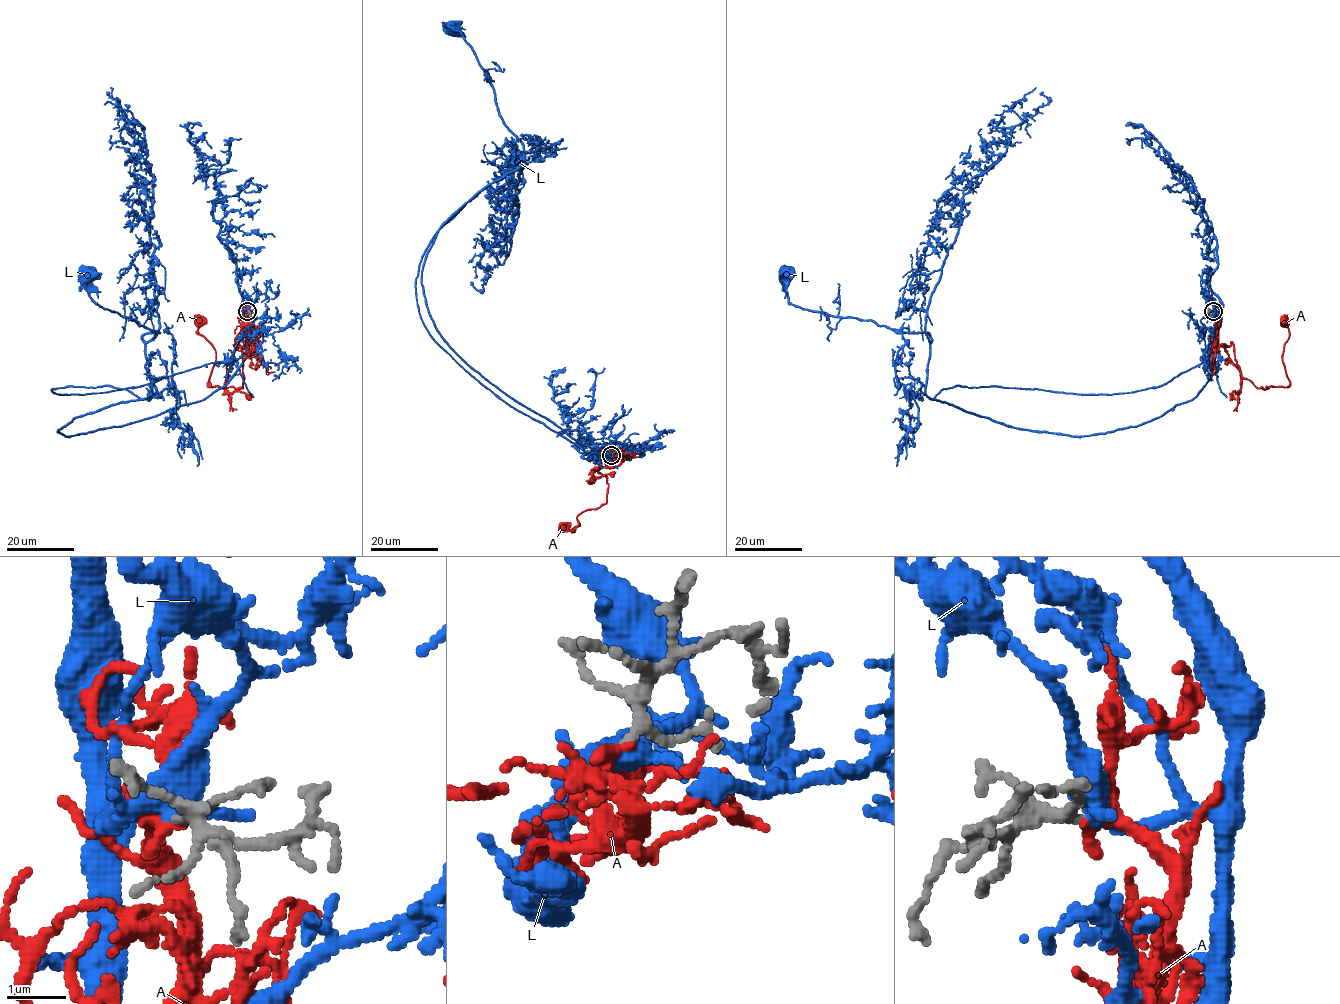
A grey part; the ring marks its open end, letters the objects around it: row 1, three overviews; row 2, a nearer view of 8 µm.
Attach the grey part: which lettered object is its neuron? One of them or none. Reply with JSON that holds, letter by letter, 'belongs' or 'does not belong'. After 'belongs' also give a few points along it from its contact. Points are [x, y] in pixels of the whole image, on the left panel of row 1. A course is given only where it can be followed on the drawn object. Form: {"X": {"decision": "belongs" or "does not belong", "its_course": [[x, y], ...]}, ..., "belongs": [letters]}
{"A": {"decision": "does not belong"}, "L": {"decision": "belongs", "its_course": [[248, 311], [238, 358], [57, 394], [155, 393], [142, 338], [159, 333], [100, 306], [88, 272]]}, "belongs": ["L"]}

